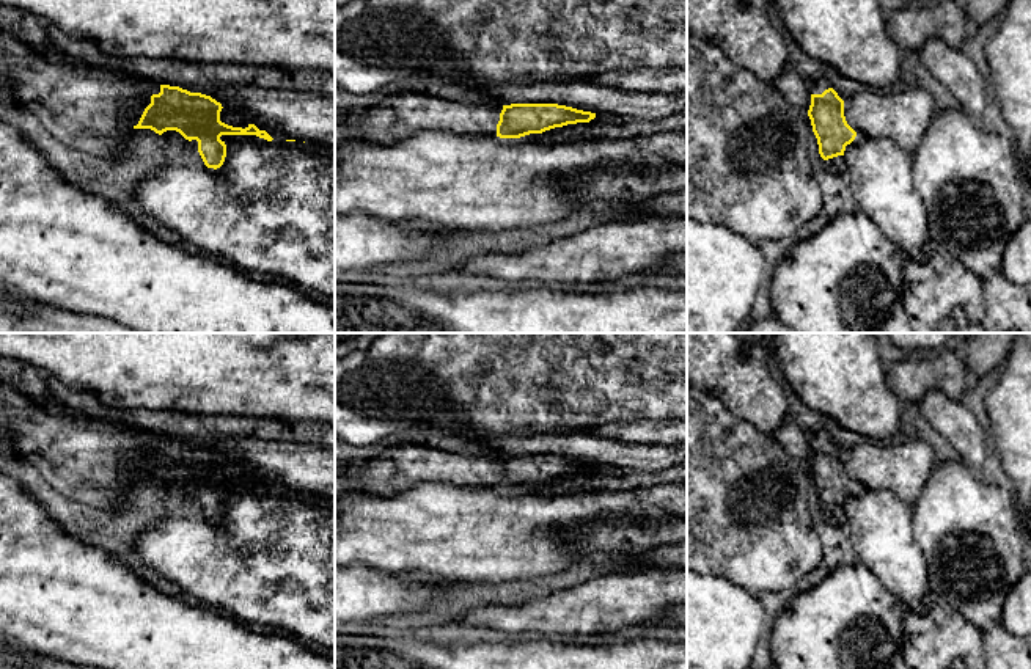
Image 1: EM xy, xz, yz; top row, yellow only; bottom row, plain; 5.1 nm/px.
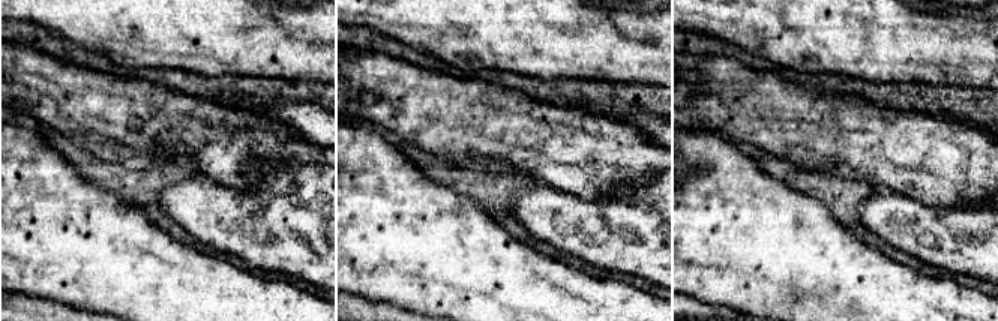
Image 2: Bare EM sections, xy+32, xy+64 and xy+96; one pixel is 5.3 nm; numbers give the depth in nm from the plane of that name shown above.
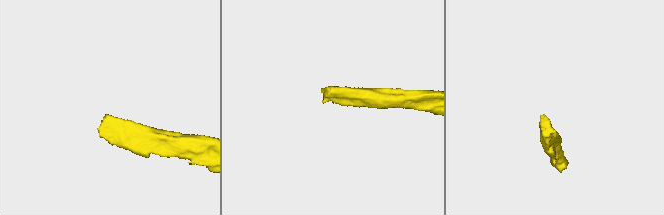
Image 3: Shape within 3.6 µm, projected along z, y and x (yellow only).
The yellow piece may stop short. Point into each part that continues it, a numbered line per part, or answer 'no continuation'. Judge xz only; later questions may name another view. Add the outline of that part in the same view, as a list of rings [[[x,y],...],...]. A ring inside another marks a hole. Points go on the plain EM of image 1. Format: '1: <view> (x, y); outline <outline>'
1: xz (401, 467); outline [[[399,443],[380,457],[335,471],[335,496],[347,492],[394,496],[424,484],[497,488],[501,462],[503,457],[451,454]]]

